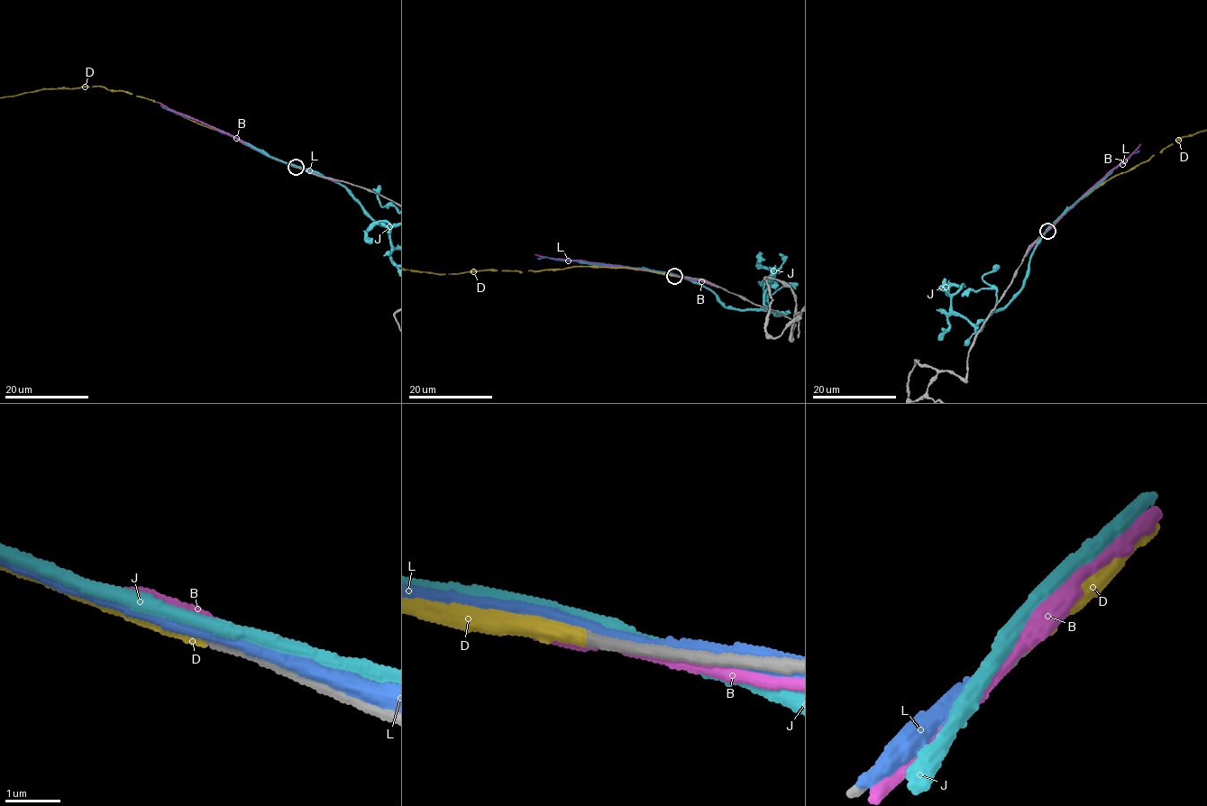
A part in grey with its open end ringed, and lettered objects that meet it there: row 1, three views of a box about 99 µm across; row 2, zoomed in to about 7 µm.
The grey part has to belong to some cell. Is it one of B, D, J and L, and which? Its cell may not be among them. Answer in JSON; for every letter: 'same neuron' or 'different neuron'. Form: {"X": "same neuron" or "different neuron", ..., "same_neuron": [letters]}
{"B": "different neuron", "D": "same neuron", "J": "different neuron", "L": "different neuron", "same_neuron": ["D"]}

